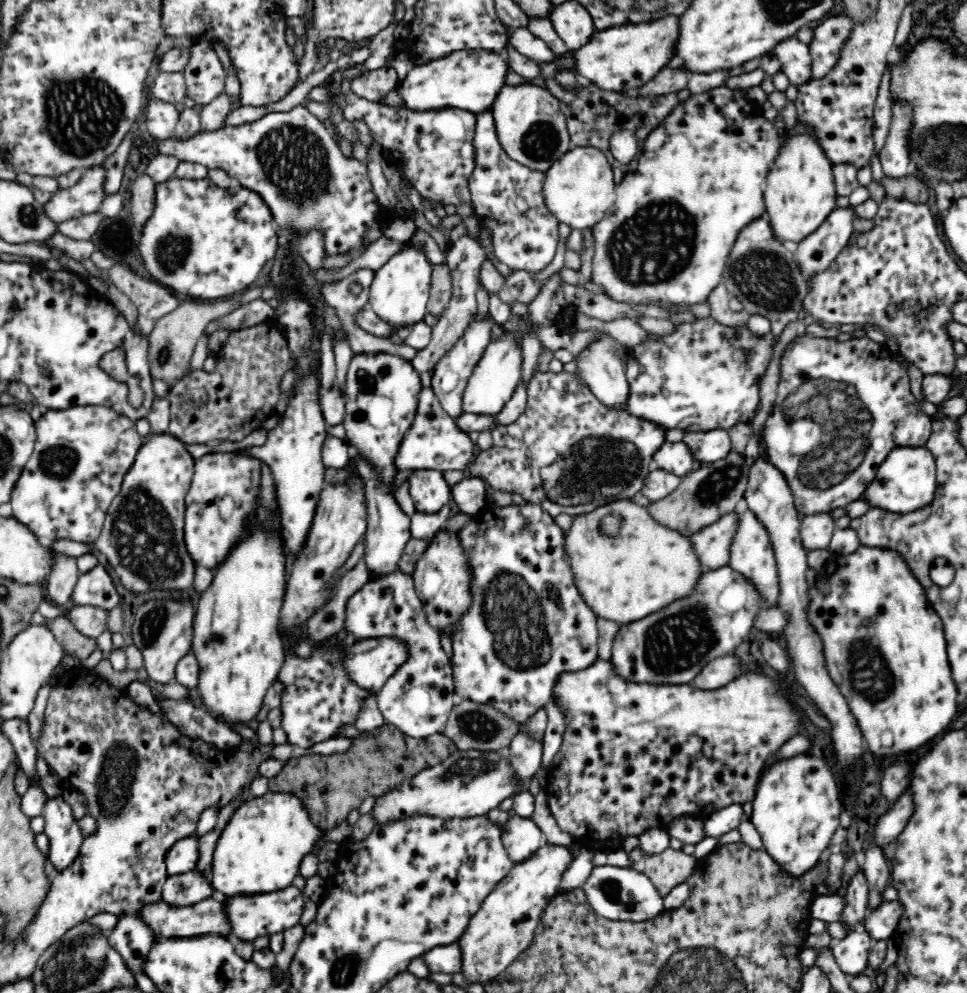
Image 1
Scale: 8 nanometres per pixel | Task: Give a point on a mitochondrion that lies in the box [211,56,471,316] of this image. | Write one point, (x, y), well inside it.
(294, 160)

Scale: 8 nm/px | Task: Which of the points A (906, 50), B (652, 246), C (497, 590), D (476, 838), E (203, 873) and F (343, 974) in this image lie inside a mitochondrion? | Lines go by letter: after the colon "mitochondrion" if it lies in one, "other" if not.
A: other
B: mitochondrion
C: mitochondrion
D: other
E: other
F: mitochondrion

